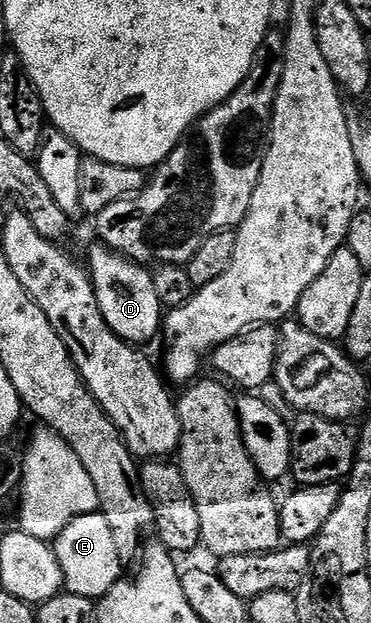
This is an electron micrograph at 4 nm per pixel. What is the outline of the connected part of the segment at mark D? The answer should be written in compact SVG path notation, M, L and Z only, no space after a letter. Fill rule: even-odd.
M95 245L88 251L87 268L90 270L92 288L98 297L98 309L106 317L113 333L124 343L144 345L159 336L166 318L166 308L158 301L154 289L152 271L147 266L133 263L125 255L110 250L103 245Z

